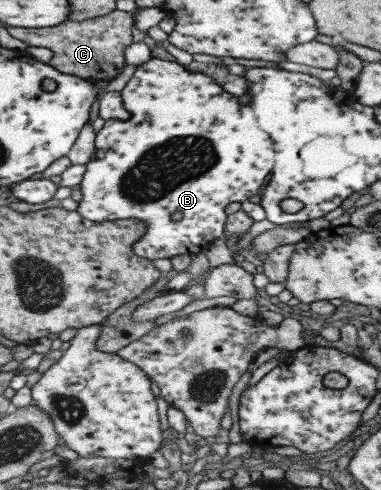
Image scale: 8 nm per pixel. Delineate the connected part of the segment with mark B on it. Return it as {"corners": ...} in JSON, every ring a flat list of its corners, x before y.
{"corners":[[150,58,146,63,138,65,132,77,119,91,122,107,127,115,123,119,107,119,100,130,95,133,93,147,94,152,88,163,79,183,81,193,80,201,77,203,76,213,90,221,114,221,134,219,140,220,147,225,146,231,131,245,134,255,153,259,171,258,176,255,196,254,203,251,208,243,221,236,223,225,226,219,224,207,232,202,242,202,252,195,258,193,260,184,266,175,271,172,274,161,274,149,268,133,262,131,256,123,256,116,247,105,238,104,236,96,222,90,221,85,216,84,212,78,197,72,188,72,185,67,172,63,172,61,161,61,157,58]]}

